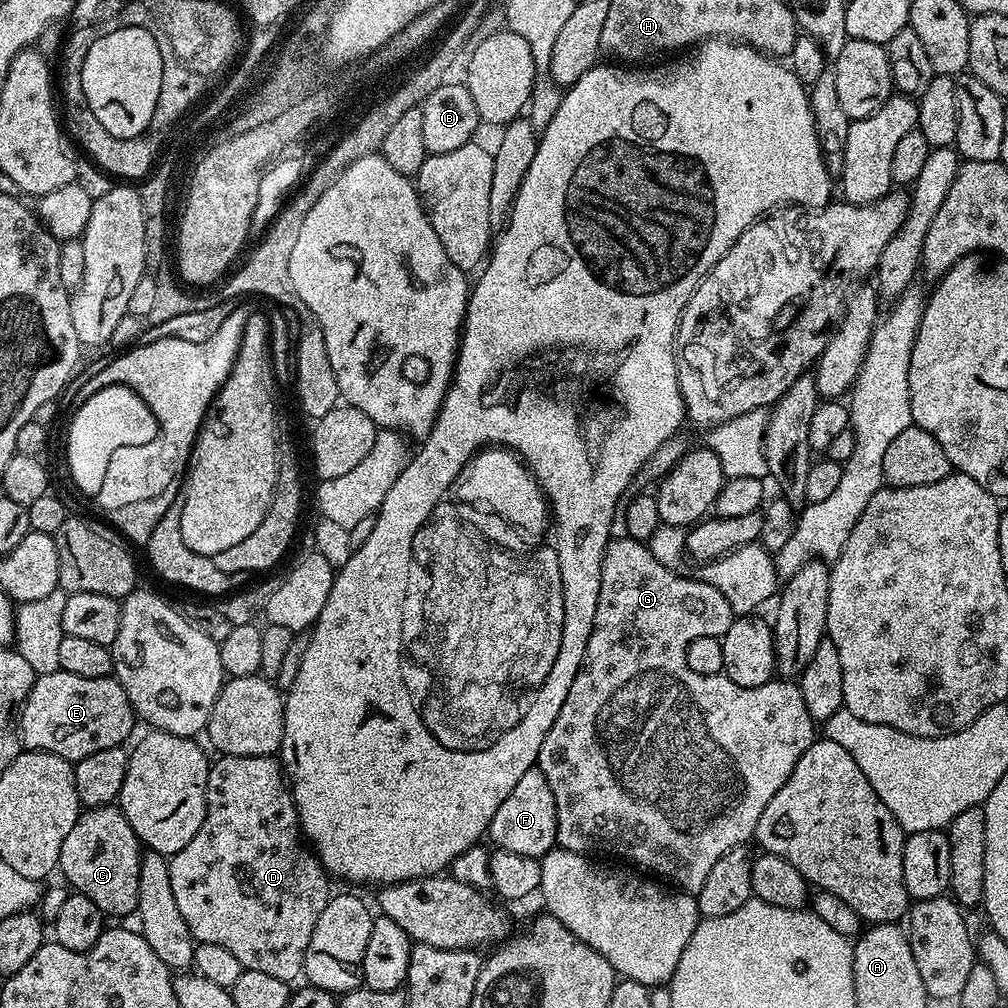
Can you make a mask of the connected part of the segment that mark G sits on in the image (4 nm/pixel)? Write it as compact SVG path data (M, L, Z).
M623 539L609 540L604 551L602 586L598 590L598 614L594 614L594 630L590 630L586 654L582 658L582 666L573 684L570 685L570 694L566 694L566 702L562 702L562 711L558 713L558 718L554 718L550 734L546 734L546 739L542 741L542 750L538 750L536 762L542 774L546 774L546 782L550 782L550 790L554 794L556 842L559 847L585 854L596 854L599 848L609 848L614 855L633 860L637 869L645 868L640 870L657 877L665 876L660 878L665 881L673 880L668 882L677 889L695 894L702 890L706 874L710 874L714 862L718 862L722 854L747 845L747 840L751 841L755 837L758 818L762 818L766 802L770 802L770 798L774 798L774 794L782 790L786 778L790 778L794 766L798 766L798 758L802 758L802 754L806 754L806 750L812 745L814 721L806 710L806 702L802 700L799 683L791 679L773 678L757 688L743 688L724 674L694 674L694 670L690 670L686 662L686 650L690 642L694 642L694 638L722 638L728 632L728 627L734 619L730 602L722 598L722 590L714 590L714 586L710 586L704 580L691 580L688 576L679 576L679 571L662 566L662 562L654 558L645 541Z

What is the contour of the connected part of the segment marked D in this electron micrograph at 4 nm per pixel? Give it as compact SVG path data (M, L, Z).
M221 755L219 758L211 761L208 770L208 789L206 790L206 814L202 826L198 830L198 834L194 834L194 838L190 838L190 842L182 850L178 850L178 854L174 854L168 861L170 866L170 886L174 889L174 899L178 901L178 910L182 914L182 918L186 922L186 926L190 930L193 940L201 944L213 944L214 946L222 946L225 950L230 950L230 954L234 954L234 958L238 958L238 962L242 962L242 966L250 970L262 970L262 974L271 974L274 978L282 978L283 980L295 981L295 976L299 977L304 970L304 955L306 954L306 946L310 946L310 934L314 934L314 926L318 926L318 918L322 914L322 910L330 899L330 891L328 892L328 883L330 877L324 870L323 864L320 863L315 851L302 839L300 831L300 819L296 813L296 804L292 801L292 789L286 779L286 773L276 756L226 756Z

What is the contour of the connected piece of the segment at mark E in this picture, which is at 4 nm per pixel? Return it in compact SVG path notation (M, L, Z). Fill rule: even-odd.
M57 671L45 676L37 675L32 683L30 694L18 709L18 735L25 749L58 754L63 760L75 762L90 754L98 754L98 750L121 747L125 743L124 739L132 732L132 720L134 721L134 713L130 698L112 676L82 678L79 674Z

